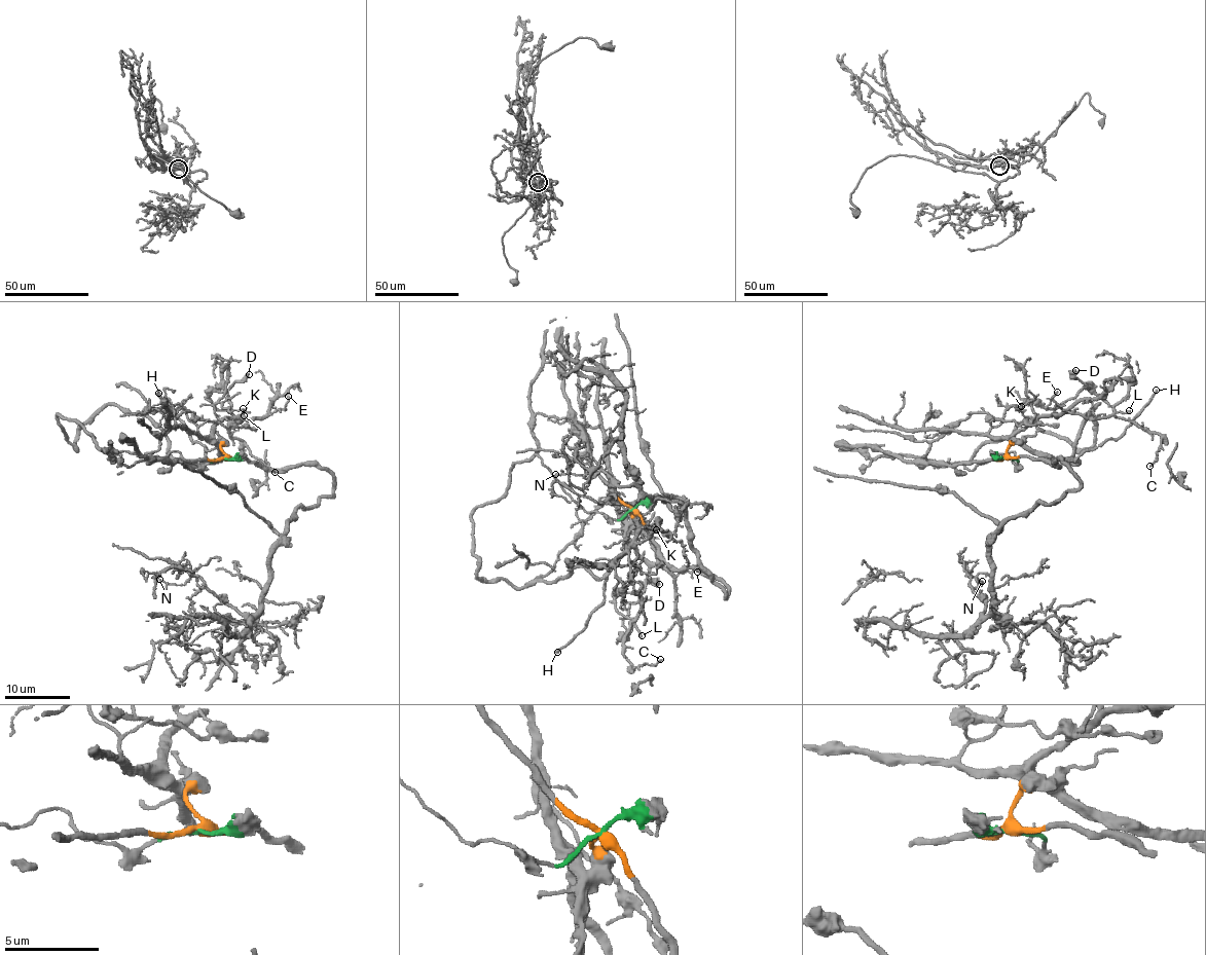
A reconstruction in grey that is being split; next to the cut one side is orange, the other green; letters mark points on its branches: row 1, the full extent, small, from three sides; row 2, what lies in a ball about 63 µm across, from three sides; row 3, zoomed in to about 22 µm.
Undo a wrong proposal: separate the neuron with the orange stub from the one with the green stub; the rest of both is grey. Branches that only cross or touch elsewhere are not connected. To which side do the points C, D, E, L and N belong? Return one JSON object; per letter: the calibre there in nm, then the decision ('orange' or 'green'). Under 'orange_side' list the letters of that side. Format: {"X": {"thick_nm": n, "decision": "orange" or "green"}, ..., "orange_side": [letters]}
{"C": {"thick_nm": 150, "decision": "green"}, "D": {"thick_nm": 360, "decision": "green"}, "E": {"thick_nm": 170, "decision": "green"}, "L": {"thick_nm": 130, "decision": "green"}, "N": {"thick_nm": 130, "decision": "orange"}, "orange_side": ["N"]}

